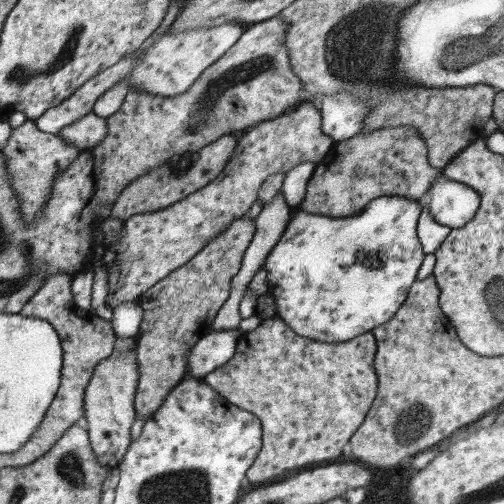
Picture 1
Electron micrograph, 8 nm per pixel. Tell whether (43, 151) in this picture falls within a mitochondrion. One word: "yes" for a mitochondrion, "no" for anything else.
no

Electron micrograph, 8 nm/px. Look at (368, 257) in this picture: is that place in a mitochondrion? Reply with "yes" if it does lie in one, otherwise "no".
yes

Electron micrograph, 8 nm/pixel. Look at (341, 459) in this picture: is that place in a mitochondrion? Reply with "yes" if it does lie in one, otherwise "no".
no

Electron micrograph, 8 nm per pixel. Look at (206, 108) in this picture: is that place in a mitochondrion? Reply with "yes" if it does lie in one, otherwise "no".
yes

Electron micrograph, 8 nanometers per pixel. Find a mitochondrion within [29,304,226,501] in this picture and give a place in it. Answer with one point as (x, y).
(69, 468)

